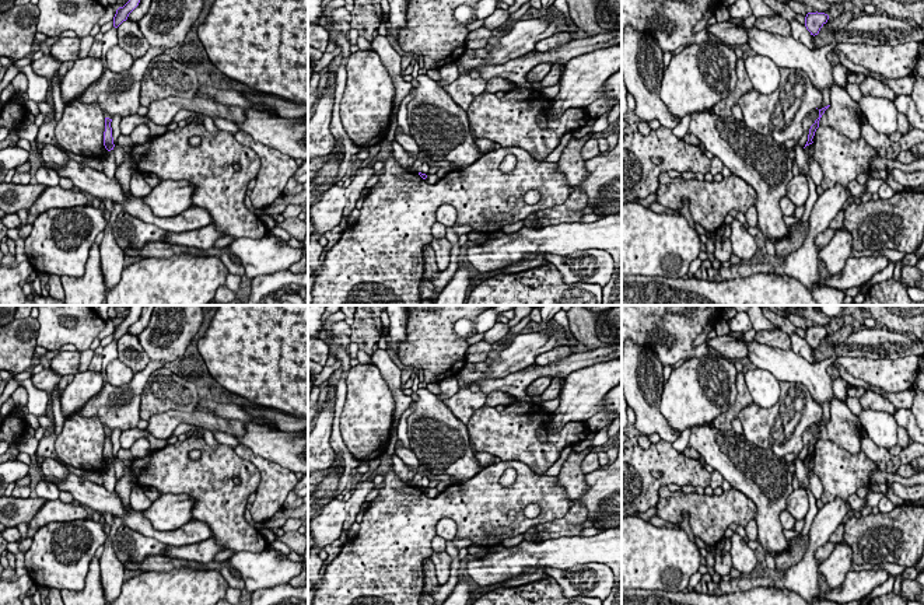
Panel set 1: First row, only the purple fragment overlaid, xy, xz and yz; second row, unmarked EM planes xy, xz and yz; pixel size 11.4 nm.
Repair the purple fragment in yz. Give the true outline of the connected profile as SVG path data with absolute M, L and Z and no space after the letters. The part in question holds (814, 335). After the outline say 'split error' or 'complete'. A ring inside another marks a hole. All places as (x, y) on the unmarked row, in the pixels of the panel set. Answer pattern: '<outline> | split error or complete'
M808 326L805 331L805 340L811 349L818 349L820 342L827 336L829 329L825 326Z | complete

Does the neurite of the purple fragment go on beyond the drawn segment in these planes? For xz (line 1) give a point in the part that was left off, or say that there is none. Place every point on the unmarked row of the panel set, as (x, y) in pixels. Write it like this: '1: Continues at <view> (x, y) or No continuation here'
1: No continuation here

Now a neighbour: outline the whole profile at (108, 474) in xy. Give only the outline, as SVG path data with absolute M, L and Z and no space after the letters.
M108 465L104 471L102 471L102 479L104 483L102 486L108 490L108 492L115 492L115 486L116 486L116 473L115 473L115 468L113 465Z

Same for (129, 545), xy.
M122 524L112 539L116 557L125 564L126 562L141 562L147 556L164 556L168 545L144 536Z

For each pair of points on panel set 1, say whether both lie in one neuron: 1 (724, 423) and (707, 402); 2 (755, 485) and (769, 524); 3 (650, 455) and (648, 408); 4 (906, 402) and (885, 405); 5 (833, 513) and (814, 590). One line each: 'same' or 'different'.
1: different
2: same
3: different
4: different
5: same

